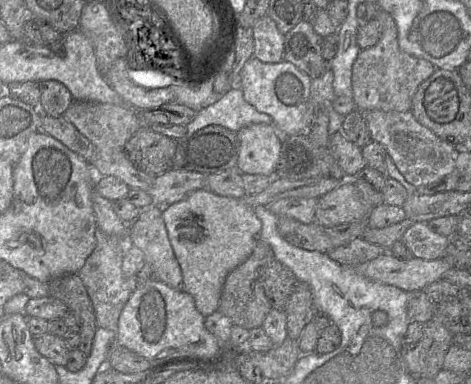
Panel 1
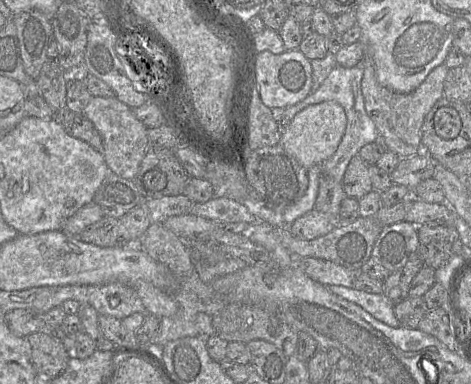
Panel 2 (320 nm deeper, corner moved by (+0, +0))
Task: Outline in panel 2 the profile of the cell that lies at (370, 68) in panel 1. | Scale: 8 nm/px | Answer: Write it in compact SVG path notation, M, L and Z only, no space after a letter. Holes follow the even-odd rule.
M364 54L361 66L363 71L361 92L365 110L390 151L396 153L400 158L411 157L422 152L421 126L434 104L444 96L444 80L449 70L448 67L444 63L440 64L431 70L415 90L409 93L399 93L378 82L373 61L368 55Z

